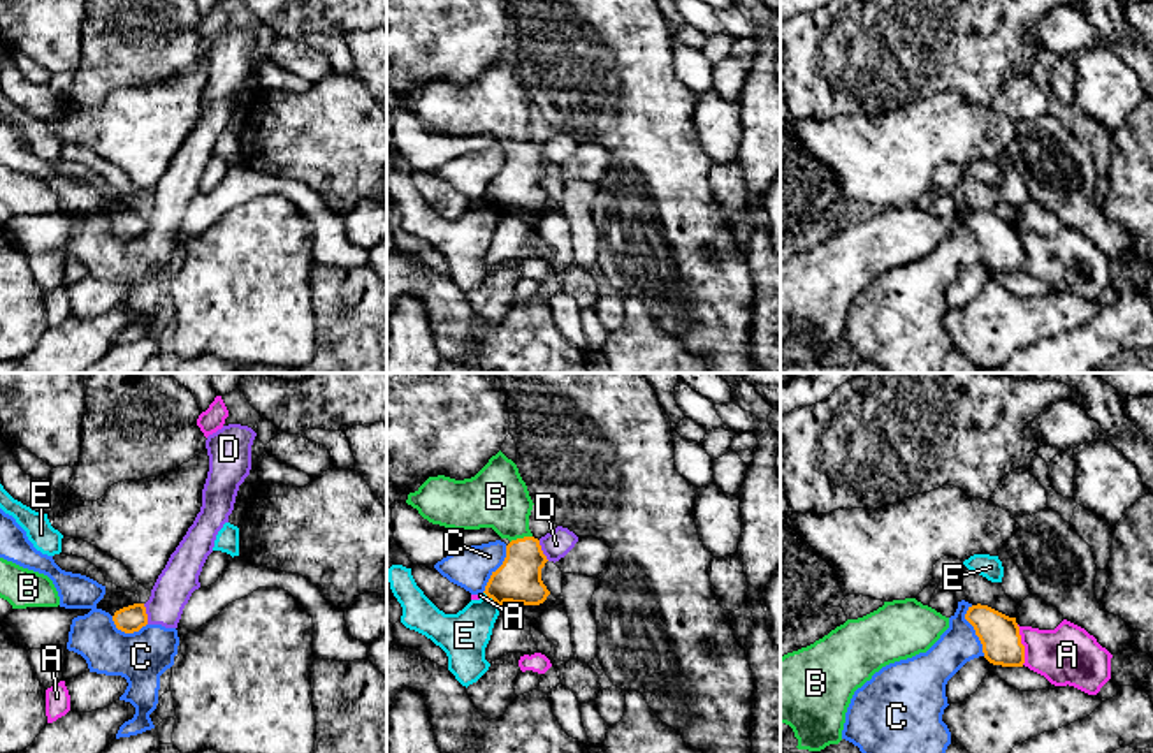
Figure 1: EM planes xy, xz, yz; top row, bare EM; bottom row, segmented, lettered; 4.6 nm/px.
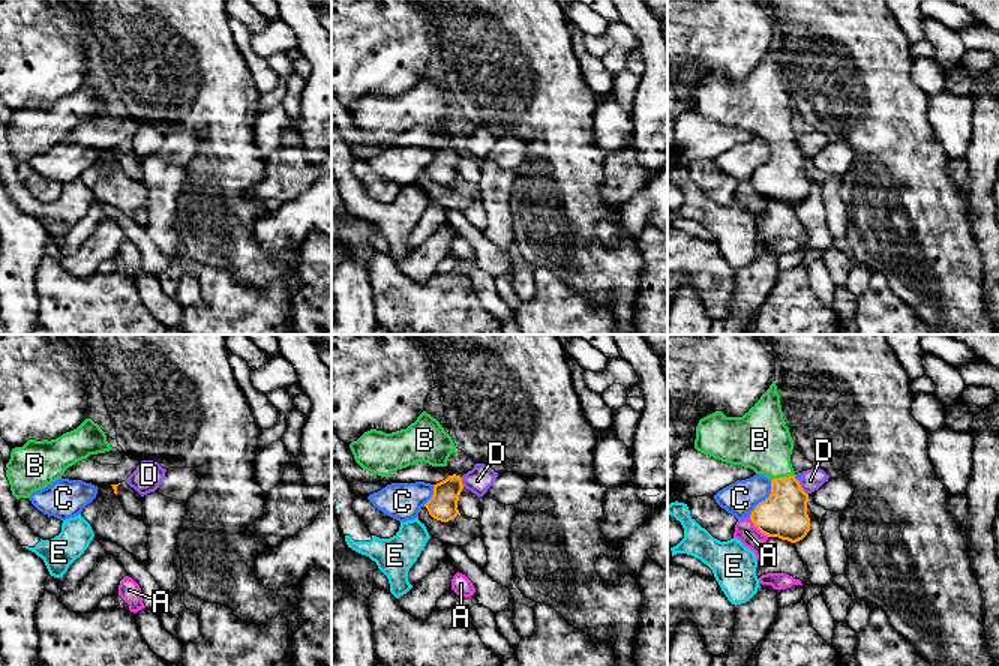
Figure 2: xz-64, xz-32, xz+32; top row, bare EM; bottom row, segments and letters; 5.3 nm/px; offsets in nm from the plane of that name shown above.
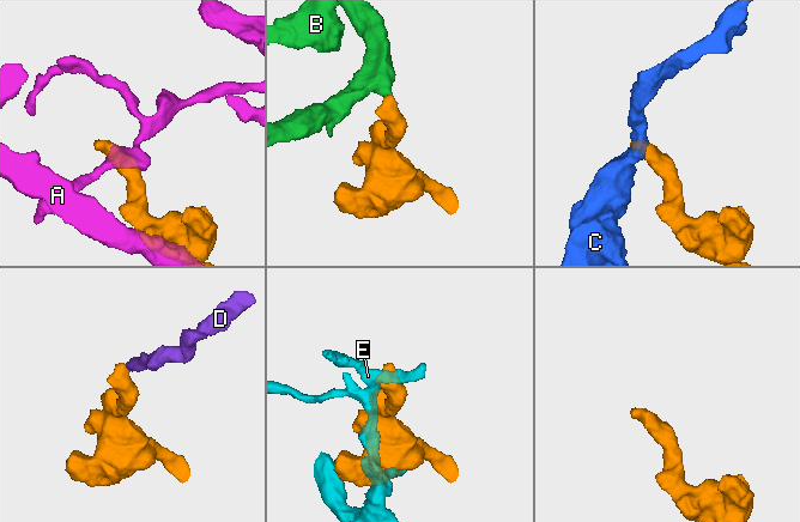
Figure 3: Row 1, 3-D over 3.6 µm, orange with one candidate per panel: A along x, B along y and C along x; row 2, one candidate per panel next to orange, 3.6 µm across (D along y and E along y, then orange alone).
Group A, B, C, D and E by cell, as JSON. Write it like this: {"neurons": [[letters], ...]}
{"neurons": [["A"], ["B"], ["C", "D"], ["E"]]}

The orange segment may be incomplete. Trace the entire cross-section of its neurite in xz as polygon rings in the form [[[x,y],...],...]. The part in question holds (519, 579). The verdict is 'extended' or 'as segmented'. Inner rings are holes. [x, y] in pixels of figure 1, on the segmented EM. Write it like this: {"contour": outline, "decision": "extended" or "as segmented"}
{"contour": [[[501,450],[471,479],[429,477],[408,494],[406,503],[432,524],[492,528],[510,540],[503,565],[492,572],[483,591],[501,609],[504,602],[540,605],[550,595],[541,581],[548,559],[529,530],[534,503],[517,464]]], "decision": "extended"}

